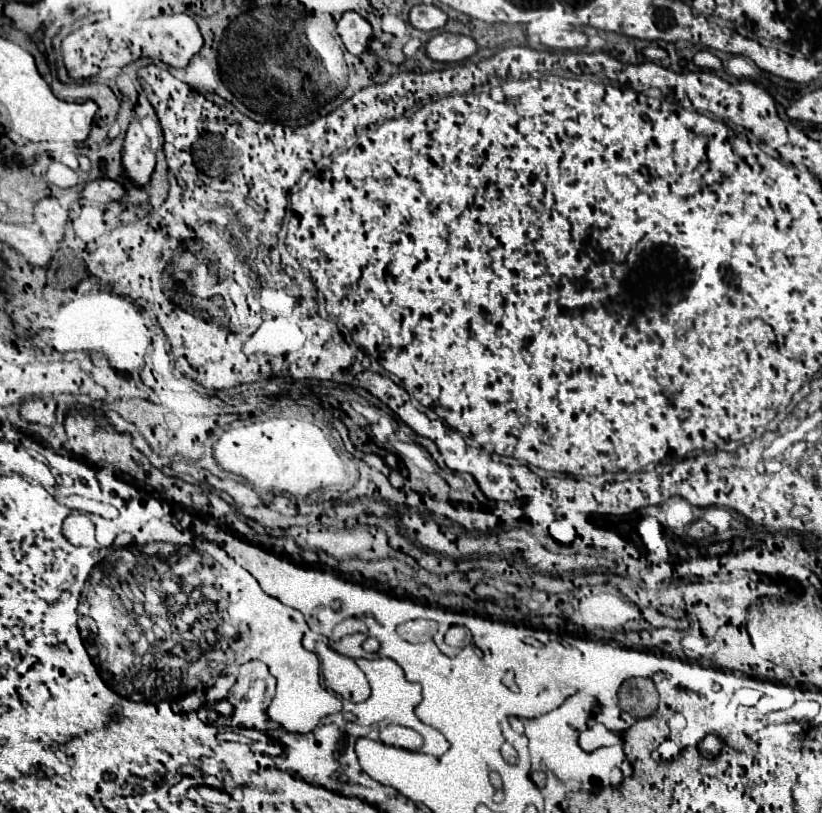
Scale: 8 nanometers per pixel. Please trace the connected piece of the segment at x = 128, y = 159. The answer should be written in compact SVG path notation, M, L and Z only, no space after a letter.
M133 121L127 129L123 145L123 167L125 175L135 185L147 185L155 169L155 153L149 147L149 137L145 135L139 121Z

